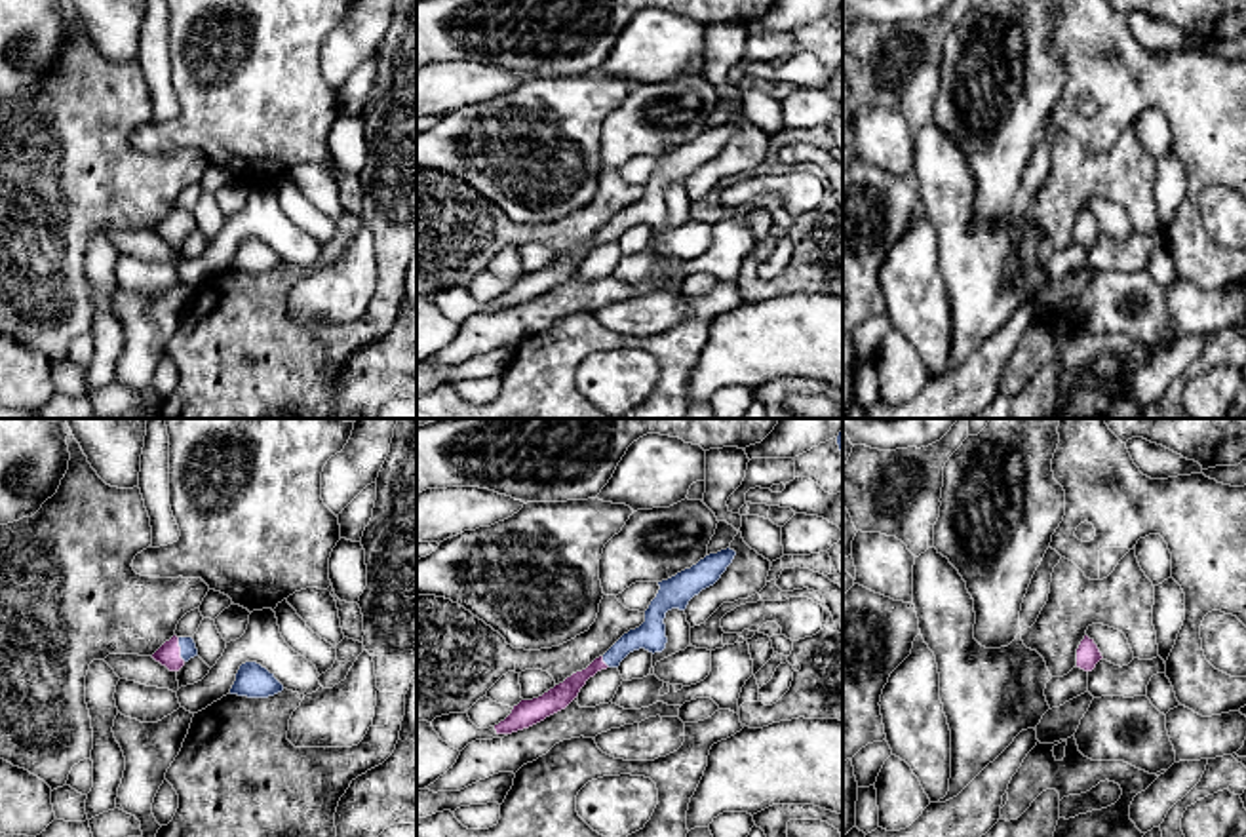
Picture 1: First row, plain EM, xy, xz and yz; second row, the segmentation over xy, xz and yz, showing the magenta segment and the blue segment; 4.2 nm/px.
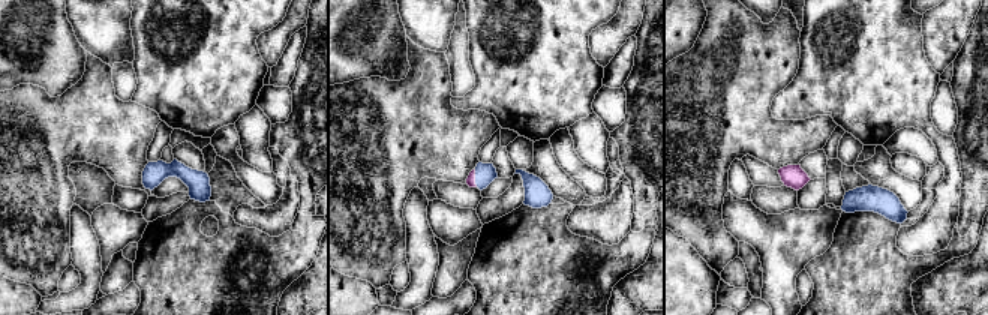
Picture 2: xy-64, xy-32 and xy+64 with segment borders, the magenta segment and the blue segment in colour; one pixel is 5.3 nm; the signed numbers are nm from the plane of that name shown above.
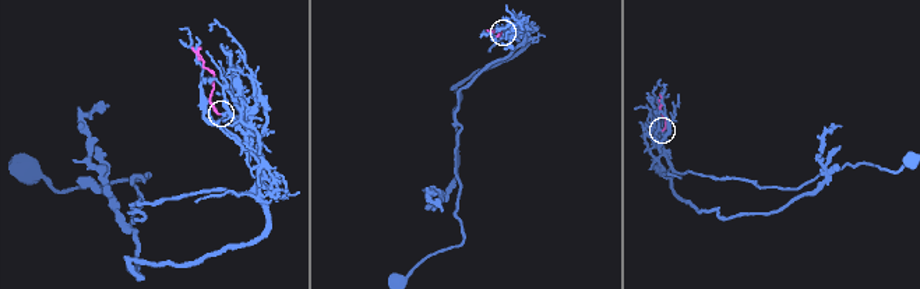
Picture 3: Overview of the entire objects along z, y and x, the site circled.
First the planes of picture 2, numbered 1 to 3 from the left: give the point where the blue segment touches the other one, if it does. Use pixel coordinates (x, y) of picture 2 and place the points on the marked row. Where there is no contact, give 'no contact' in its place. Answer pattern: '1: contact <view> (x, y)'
1: no contact
2: contact xy-32 (474, 179)
3: no contact

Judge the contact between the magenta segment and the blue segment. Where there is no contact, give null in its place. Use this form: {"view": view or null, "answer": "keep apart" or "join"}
{"view": "xy", "answer": "join"}

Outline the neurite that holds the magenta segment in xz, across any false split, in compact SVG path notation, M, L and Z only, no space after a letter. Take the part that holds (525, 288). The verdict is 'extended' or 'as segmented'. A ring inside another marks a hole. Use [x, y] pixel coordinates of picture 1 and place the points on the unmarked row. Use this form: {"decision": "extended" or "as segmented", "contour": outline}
{"decision": "extended", "contour": "M727 122L710 127L691 143L658 156L660 164L645 185L645 196L624 207L603 230L595 232L586 243L573 247L563 257L533 274L521 274L512 287L495 299L496 308L512 308L529 302L546 291L565 283L580 266L590 251L607 242L618 242L620 236L633 224L662 226L666 223L666 186L672 183L685 185L689 175L702 164L713 160L736 126Z"}

